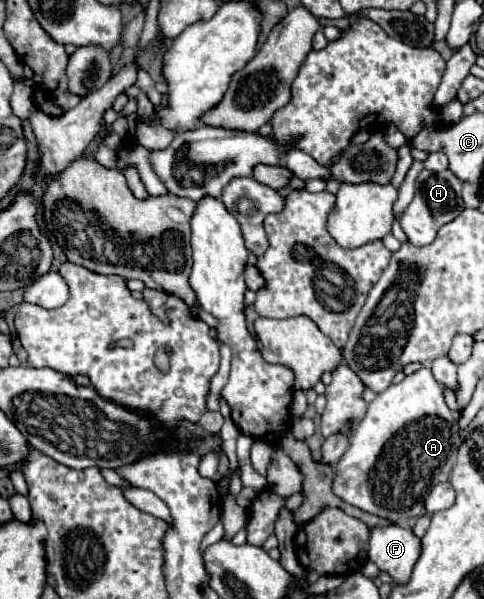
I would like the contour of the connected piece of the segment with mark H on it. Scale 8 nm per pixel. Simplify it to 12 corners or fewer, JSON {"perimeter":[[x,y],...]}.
{"perimeter":[[423,170],[399,222],[423,246],[465,204],[451,170]]}

